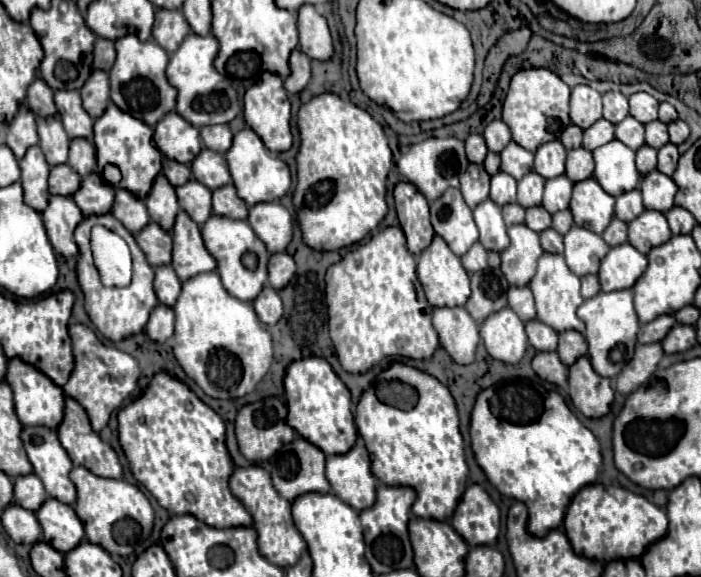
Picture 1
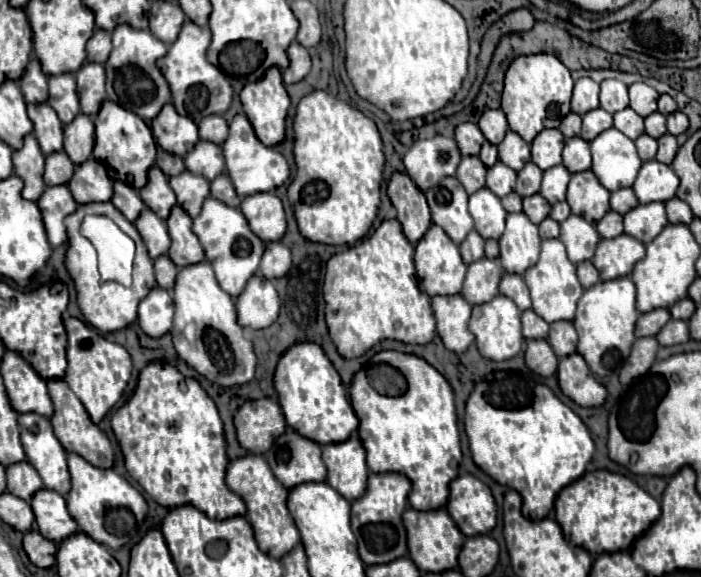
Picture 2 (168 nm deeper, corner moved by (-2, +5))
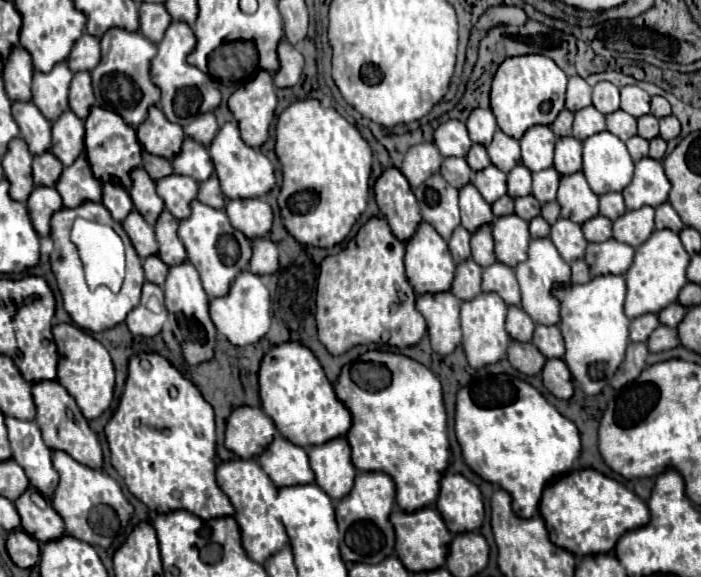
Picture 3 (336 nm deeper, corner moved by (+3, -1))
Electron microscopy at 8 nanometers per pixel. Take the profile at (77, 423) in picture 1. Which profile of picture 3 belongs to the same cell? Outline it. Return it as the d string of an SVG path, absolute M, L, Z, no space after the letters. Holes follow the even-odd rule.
M44 380L32 386L32 398L36 404L36 424L42 430L42 438L50 450L62 450L72 454L74 460L86 464L88 468L102 468L102 448L96 434L90 430L86 418L82 416L80 408L76 406L74 398L66 392L66 388L58 380ZM68 410L74 410L74 418L68 416Z

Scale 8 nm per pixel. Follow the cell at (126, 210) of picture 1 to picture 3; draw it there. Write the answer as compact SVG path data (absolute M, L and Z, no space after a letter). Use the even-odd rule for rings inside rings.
M104 184L102 204L110 210L112 218L118 222L122 222L134 210L130 194L122 186L116 186L116 184Z

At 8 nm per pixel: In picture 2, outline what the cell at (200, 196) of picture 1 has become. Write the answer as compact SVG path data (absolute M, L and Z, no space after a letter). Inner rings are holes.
M185 170L185 172L177 174L177 176L171 176L169 186L173 188L173 192L177 196L177 204L191 218L199 216L201 206L203 206L205 198L209 196L209 180Z

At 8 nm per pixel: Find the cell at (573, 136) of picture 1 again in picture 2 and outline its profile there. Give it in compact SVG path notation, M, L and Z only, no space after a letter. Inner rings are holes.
M569 112L569 114L563 118L563 122L561 122L559 130L563 132L563 136L565 136L565 138L579 136L579 130L581 130L581 116L579 116L579 114L575 114L575 112Z

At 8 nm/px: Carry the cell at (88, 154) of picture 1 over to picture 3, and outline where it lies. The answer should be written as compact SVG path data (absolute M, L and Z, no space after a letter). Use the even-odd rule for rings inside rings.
M64 112L52 126L52 148L50 152L64 164L70 166L84 152L84 122L74 112Z

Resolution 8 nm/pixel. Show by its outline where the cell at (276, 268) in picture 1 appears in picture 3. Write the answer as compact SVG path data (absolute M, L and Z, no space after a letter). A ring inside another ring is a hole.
M256 238L252 240L252 260L248 270L262 276L262 274L274 274L280 268L278 262L278 248L270 238Z

